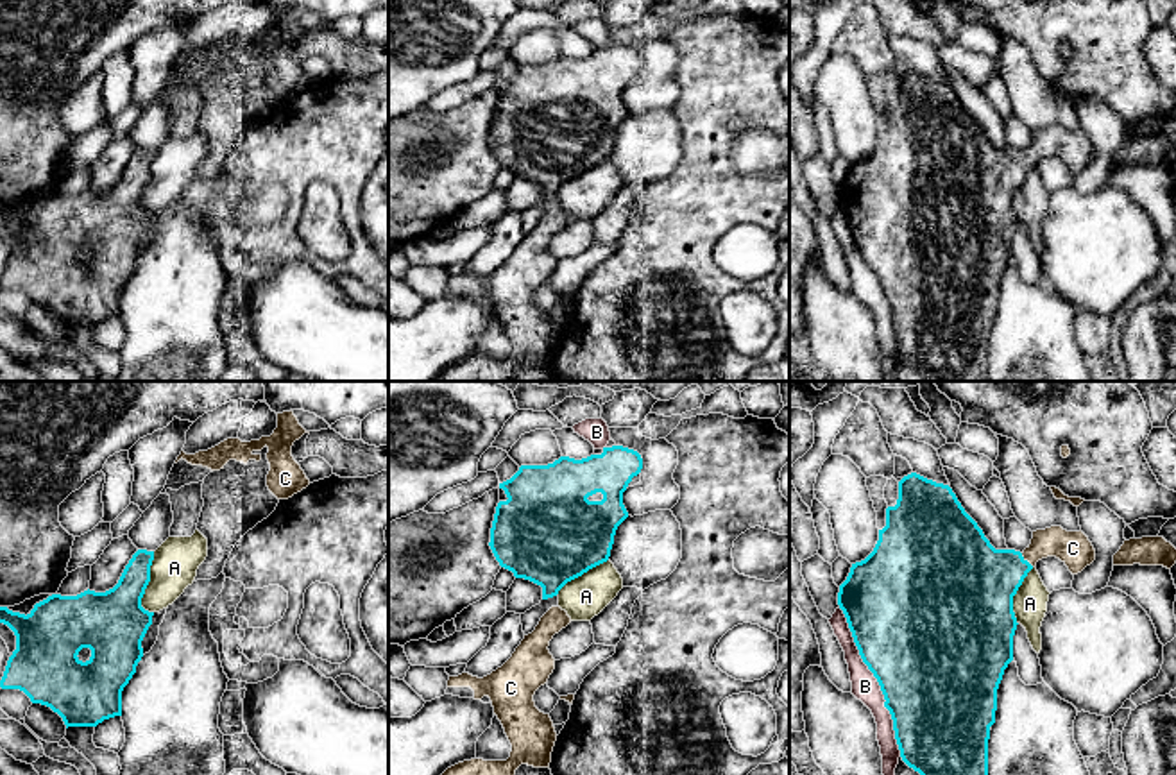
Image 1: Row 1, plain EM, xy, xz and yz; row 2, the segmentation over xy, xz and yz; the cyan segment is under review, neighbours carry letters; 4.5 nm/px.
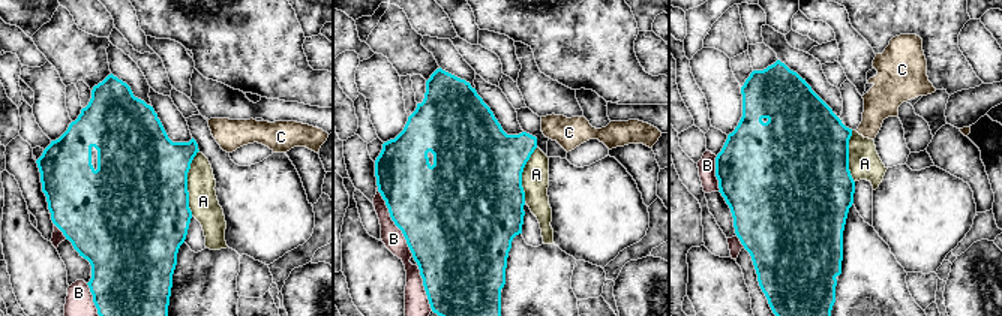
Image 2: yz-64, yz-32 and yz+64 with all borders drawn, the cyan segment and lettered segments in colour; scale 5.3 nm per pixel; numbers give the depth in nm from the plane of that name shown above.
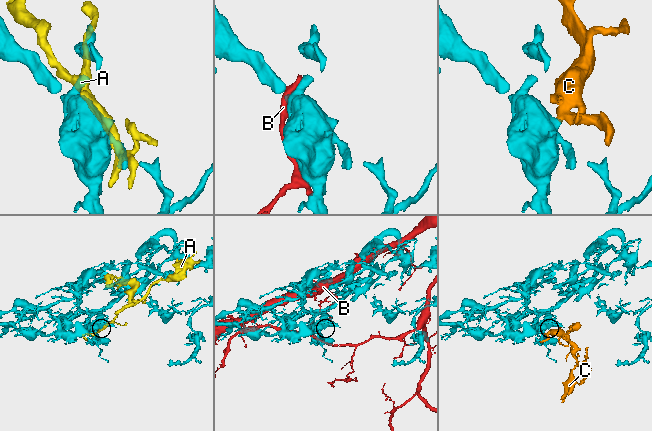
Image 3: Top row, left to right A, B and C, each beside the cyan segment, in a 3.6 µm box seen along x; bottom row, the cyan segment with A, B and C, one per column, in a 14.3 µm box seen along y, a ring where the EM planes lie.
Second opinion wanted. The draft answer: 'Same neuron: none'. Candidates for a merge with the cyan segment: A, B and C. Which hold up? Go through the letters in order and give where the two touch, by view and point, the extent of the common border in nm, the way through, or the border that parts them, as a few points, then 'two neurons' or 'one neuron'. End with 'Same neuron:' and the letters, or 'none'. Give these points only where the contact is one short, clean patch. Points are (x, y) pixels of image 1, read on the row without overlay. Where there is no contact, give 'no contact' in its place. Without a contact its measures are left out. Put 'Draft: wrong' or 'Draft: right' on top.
Draft: wrong
A: contact xy (149, 179); length 280 nm; two neurons
B: contact yz (877, 280); length 750 nm; two neurons
C: contact yz (1026, 160); length 90 nm; way yz (976, 183), (1026, 160), (1039, 147), (1073, 147); one neuron
Same neuron: C

